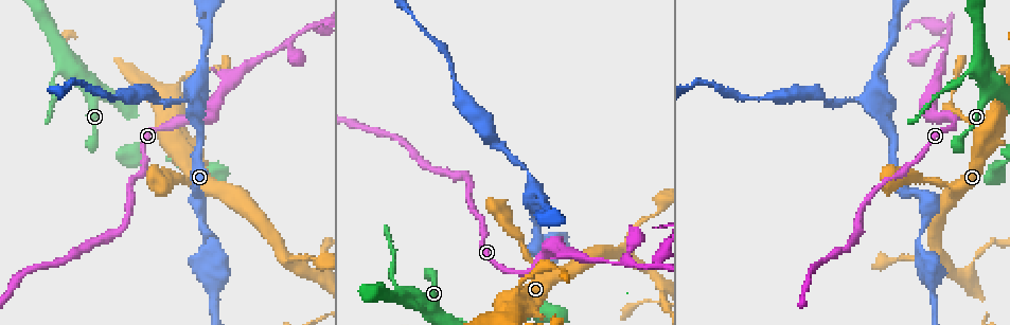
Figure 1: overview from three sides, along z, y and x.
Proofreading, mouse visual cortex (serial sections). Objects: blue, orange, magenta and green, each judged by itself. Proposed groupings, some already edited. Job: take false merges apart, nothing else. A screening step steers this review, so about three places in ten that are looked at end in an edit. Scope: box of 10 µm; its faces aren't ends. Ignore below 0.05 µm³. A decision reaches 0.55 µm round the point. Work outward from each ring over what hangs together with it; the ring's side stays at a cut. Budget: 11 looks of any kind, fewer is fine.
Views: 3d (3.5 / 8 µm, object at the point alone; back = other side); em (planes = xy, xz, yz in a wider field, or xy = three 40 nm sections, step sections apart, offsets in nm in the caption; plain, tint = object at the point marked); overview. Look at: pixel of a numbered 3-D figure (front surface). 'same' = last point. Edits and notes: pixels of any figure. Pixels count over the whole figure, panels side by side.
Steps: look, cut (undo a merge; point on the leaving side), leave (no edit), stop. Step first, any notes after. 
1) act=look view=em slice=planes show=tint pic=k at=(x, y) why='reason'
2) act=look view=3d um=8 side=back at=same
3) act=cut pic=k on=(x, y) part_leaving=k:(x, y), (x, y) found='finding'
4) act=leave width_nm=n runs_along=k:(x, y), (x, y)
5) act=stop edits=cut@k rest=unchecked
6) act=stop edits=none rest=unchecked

act=look view=3d um=3.5 pic=1 at=(251, 63) why='sudden change in width'

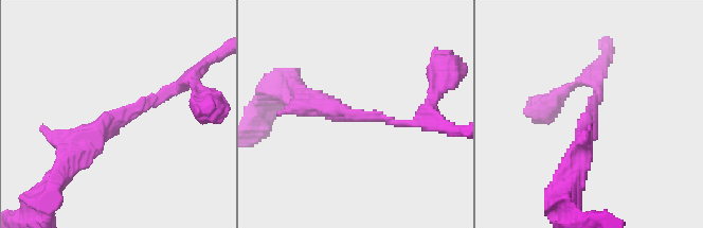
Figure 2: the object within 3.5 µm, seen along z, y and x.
act=look view=em slice=xy step=1 show=tint pic=2 at=(352, 115) arm_widths_nm=150,350 why='shape alone is not enough'

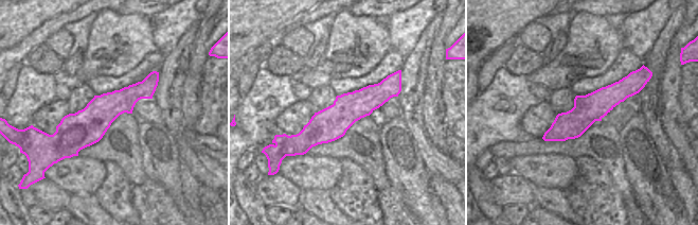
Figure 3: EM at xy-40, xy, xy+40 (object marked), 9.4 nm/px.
act=leave runs_along=3:(392, 79), (303, 144) found='continuous, no second cell'

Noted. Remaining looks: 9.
act=look view=3d um=3.5 side=back pic=1 at=(655, 265)

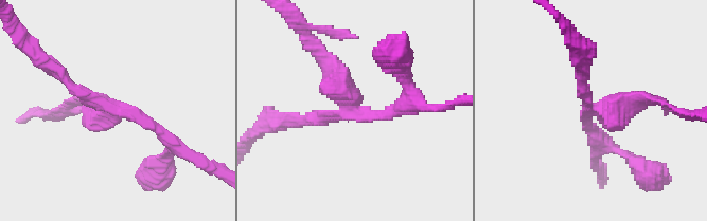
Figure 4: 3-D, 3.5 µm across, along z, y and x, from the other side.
act=look view=em slice=xy step=3 show=tint pic=4 at=(122, 111) why='now the EM'

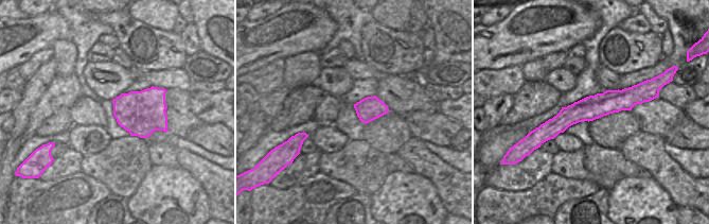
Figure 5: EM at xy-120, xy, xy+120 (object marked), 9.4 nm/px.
act=cut pic=4 on=(620, 120) part_leaving=4:(594, 109), (635, 99), (661, 106) found='two cells meet here'

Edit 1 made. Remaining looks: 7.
act=look view=overview

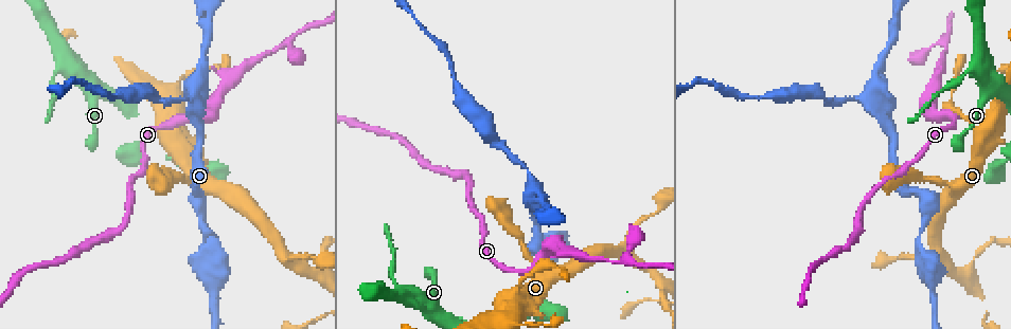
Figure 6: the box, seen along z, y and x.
act=look view=3d um=8 side=back pic=6 at=(974, 68) why='branch point'

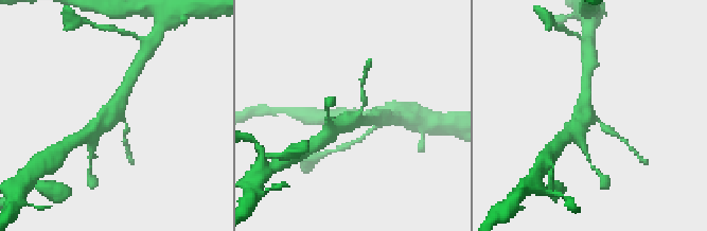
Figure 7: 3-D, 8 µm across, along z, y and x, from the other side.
act=look view=em slice=planes show=tint at=same arms=3 arm_widths_nm=150,400,500

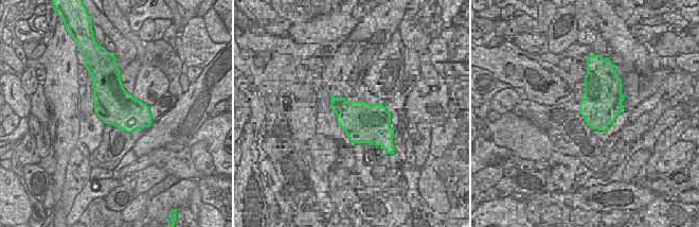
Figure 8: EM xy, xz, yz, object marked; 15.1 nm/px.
act=cut pic=7 on=(363, 92) part_leaving=7:(364, 104), (361, 82), (366, 72) found='a second cell is stuck on'

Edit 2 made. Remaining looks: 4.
act=look view=overview

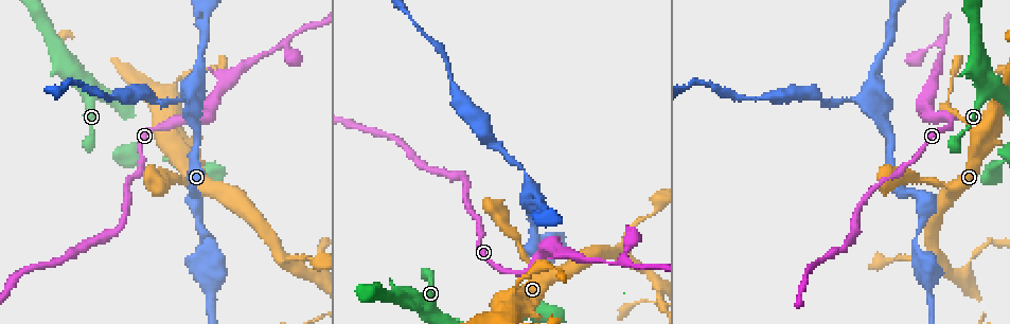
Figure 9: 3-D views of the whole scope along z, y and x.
act=look view=3d um=3.5 pic=9 at=(974, 132) why='three arms meet'

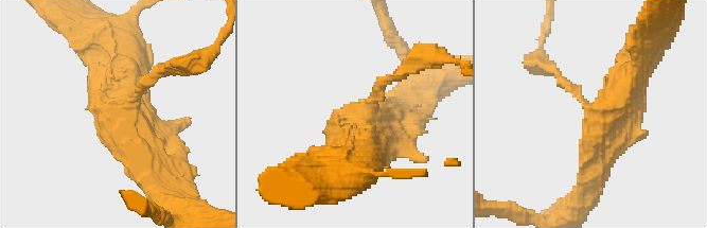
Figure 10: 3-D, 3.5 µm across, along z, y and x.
act=look view=em slice=xy step=5 show=tint pic=10 at=(366, 111) why='now the EM'

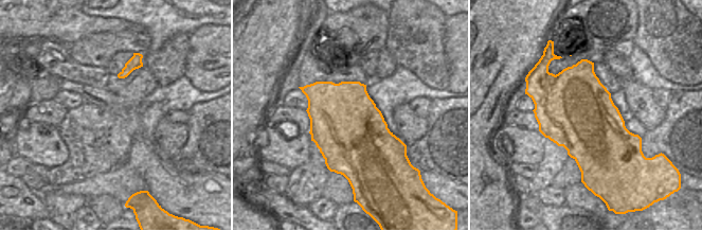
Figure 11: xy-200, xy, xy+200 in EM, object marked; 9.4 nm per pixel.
act=cut pic=10 on=(156, 73) part_leaving=10:(138, 93), (215, 45) found='two cells meet here'

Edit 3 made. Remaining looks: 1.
act=stop edits=cut@4,cut@7,cut@10 rest=unchecked

